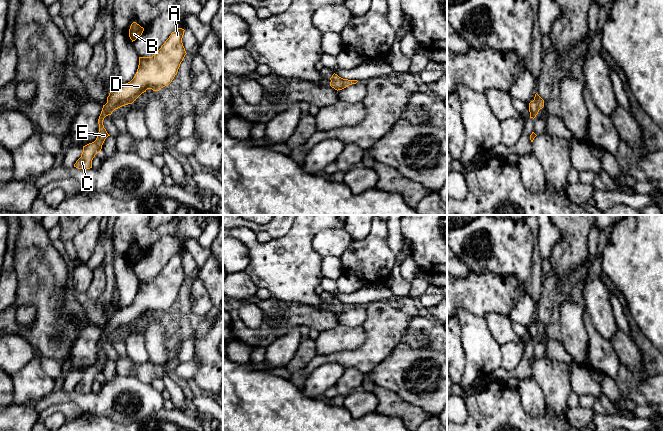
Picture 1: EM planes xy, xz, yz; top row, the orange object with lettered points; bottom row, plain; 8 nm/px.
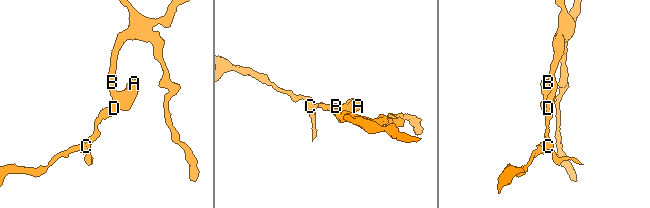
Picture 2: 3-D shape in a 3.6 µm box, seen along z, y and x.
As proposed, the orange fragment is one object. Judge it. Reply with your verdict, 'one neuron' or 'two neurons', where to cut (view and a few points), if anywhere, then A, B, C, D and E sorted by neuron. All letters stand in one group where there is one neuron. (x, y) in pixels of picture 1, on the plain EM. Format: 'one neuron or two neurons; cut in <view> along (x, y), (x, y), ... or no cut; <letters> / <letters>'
one neuron; no cut; A B C D E

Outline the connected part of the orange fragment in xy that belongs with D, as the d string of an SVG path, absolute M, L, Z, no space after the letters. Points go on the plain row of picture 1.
M177 252L172 256L152 281L139 281L139 289L134 302L111 314L98 343L98 360L94 366L83 370L81 381L74 391L83 394L92 392L93 382L101 376L105 363L110 360L103 349L106 340L111 339L115 333L132 328L147 313L159 315L172 306L187 278L182 267L184 255L182 252Z

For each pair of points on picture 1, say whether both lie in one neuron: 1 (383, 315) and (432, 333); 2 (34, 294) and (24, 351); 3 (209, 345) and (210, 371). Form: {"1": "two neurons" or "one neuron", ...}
{"1": "two neurons", "2": "two neurons", "3": "one neuron"}

